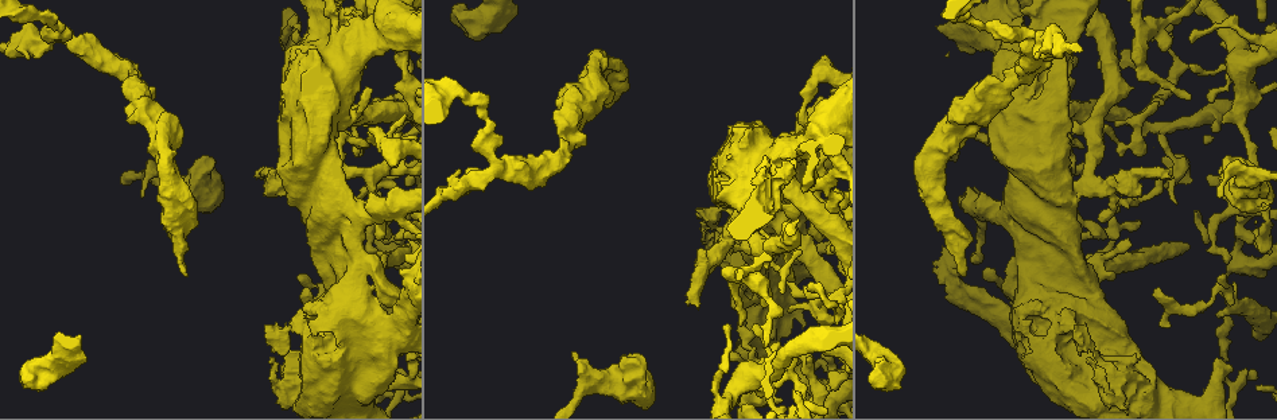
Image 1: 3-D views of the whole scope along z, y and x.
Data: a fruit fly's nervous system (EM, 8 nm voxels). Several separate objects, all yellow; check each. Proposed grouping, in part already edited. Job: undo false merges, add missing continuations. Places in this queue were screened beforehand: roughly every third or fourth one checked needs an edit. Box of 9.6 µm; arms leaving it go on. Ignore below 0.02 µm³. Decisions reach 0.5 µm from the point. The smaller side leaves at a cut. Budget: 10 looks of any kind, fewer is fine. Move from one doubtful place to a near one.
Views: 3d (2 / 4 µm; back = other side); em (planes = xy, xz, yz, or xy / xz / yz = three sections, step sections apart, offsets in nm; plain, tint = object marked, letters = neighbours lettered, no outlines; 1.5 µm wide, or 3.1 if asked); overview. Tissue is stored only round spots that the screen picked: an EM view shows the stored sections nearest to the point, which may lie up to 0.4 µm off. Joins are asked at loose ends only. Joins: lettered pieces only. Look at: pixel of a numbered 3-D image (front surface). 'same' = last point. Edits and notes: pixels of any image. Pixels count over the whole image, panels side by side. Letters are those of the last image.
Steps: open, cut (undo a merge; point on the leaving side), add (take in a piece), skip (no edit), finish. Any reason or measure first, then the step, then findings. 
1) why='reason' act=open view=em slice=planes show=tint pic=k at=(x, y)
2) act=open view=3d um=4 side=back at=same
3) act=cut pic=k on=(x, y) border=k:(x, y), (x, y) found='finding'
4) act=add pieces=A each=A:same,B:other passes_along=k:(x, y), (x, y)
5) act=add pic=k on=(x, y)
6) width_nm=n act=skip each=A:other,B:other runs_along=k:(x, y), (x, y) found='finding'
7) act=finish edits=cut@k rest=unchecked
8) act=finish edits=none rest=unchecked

why='touches itself' act=open view=em slice=xy step=4 show=tint pic=1 at=(787, 372)

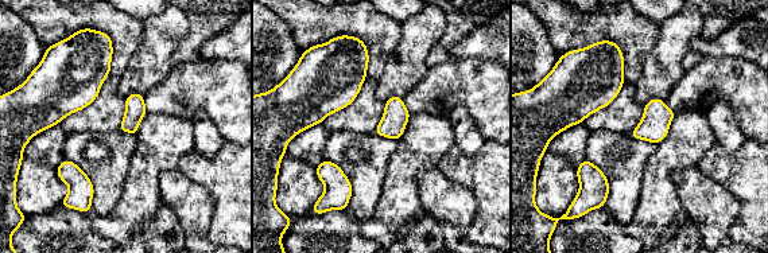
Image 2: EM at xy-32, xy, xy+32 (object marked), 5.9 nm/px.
why='another direction' act=open view=em slice=planes show=tint at=same

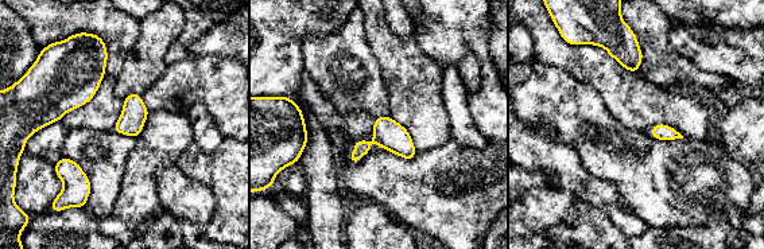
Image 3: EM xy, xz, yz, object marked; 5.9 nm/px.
why='what lies round it' act=open view=em slice=planes show=letters at=same

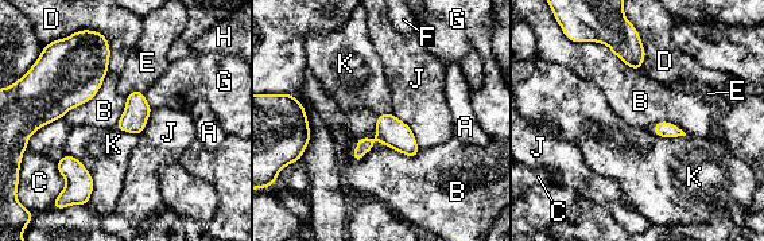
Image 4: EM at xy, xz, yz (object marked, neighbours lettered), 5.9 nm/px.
act=skip each=A:other,B:other,C:other,D:other,E:other,F:other,G:other,H:other,J:other,K:other border=4:(419, 152), (375, 139), (351, 156) found='one neuron here'

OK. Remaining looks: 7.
why='an open end' act=open view=em slice=xz step=8 show=letters pic=1 at=(142, 198)

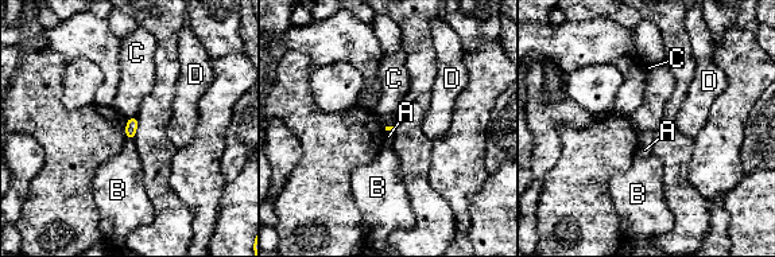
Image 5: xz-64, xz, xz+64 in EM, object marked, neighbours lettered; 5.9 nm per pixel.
why='another direction' act=open view=em slice=planes show=letters at=same

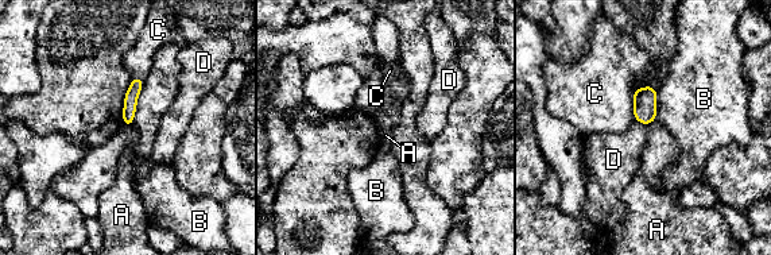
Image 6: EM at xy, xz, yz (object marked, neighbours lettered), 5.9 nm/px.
act=skip each=A:other,B:other,C:other,D:other runs_along=6:(138, 81), (131, 96), (127, 122) found='no lettered piece goes on from it'

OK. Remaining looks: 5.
why='thick turns thin' act=open view=em slice=planes show=plain pic=1 at=(712, 238)

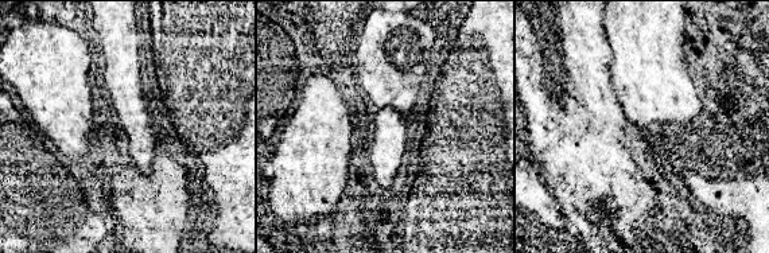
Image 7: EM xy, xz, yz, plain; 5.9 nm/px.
act=open view=em slice=planes show=tint at=same

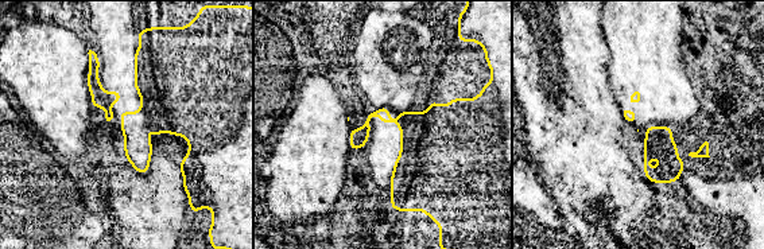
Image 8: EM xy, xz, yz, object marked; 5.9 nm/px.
why='see the neighbours' act=open view=em slice=planes show=letters at=same

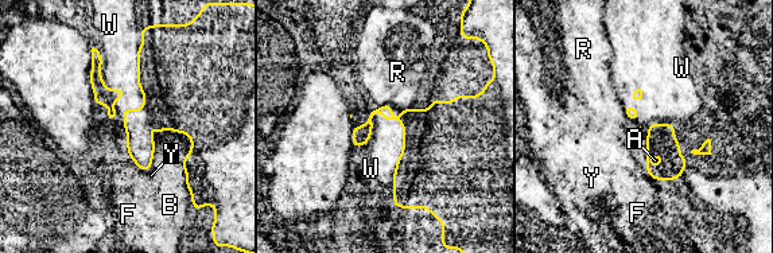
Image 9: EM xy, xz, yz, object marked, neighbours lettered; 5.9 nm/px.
act=skip each=A:other,B:other,F:other,R:other,W:other,Y:other border=9:(392, 106), (401, 125), (392, 190) found='one neuron here'

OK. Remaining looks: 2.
why='thick end' act=open view=em slice=planes show=plain pic=1 at=(1023, 11)

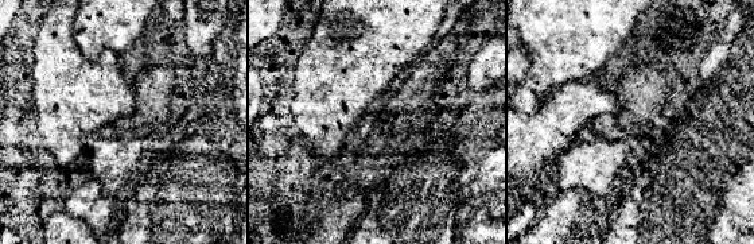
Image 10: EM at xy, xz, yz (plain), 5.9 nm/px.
why='what lies round it' act=open view=em slice=planes show=letters at=same

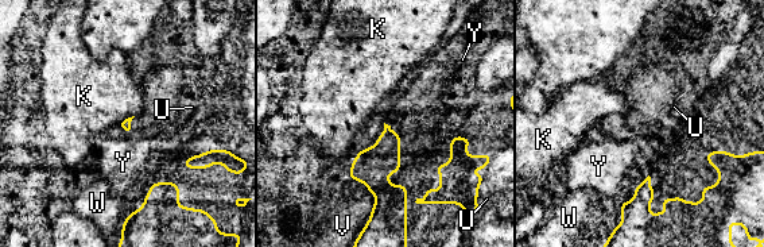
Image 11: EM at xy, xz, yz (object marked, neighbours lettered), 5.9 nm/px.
act=skip each=K:other,U:other,V:other,W:other,Y:other border=11:(359, 150), (355, 155) found='no lettered piece goes on from it'

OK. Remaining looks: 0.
act=finish edits=none rest=unchecked

